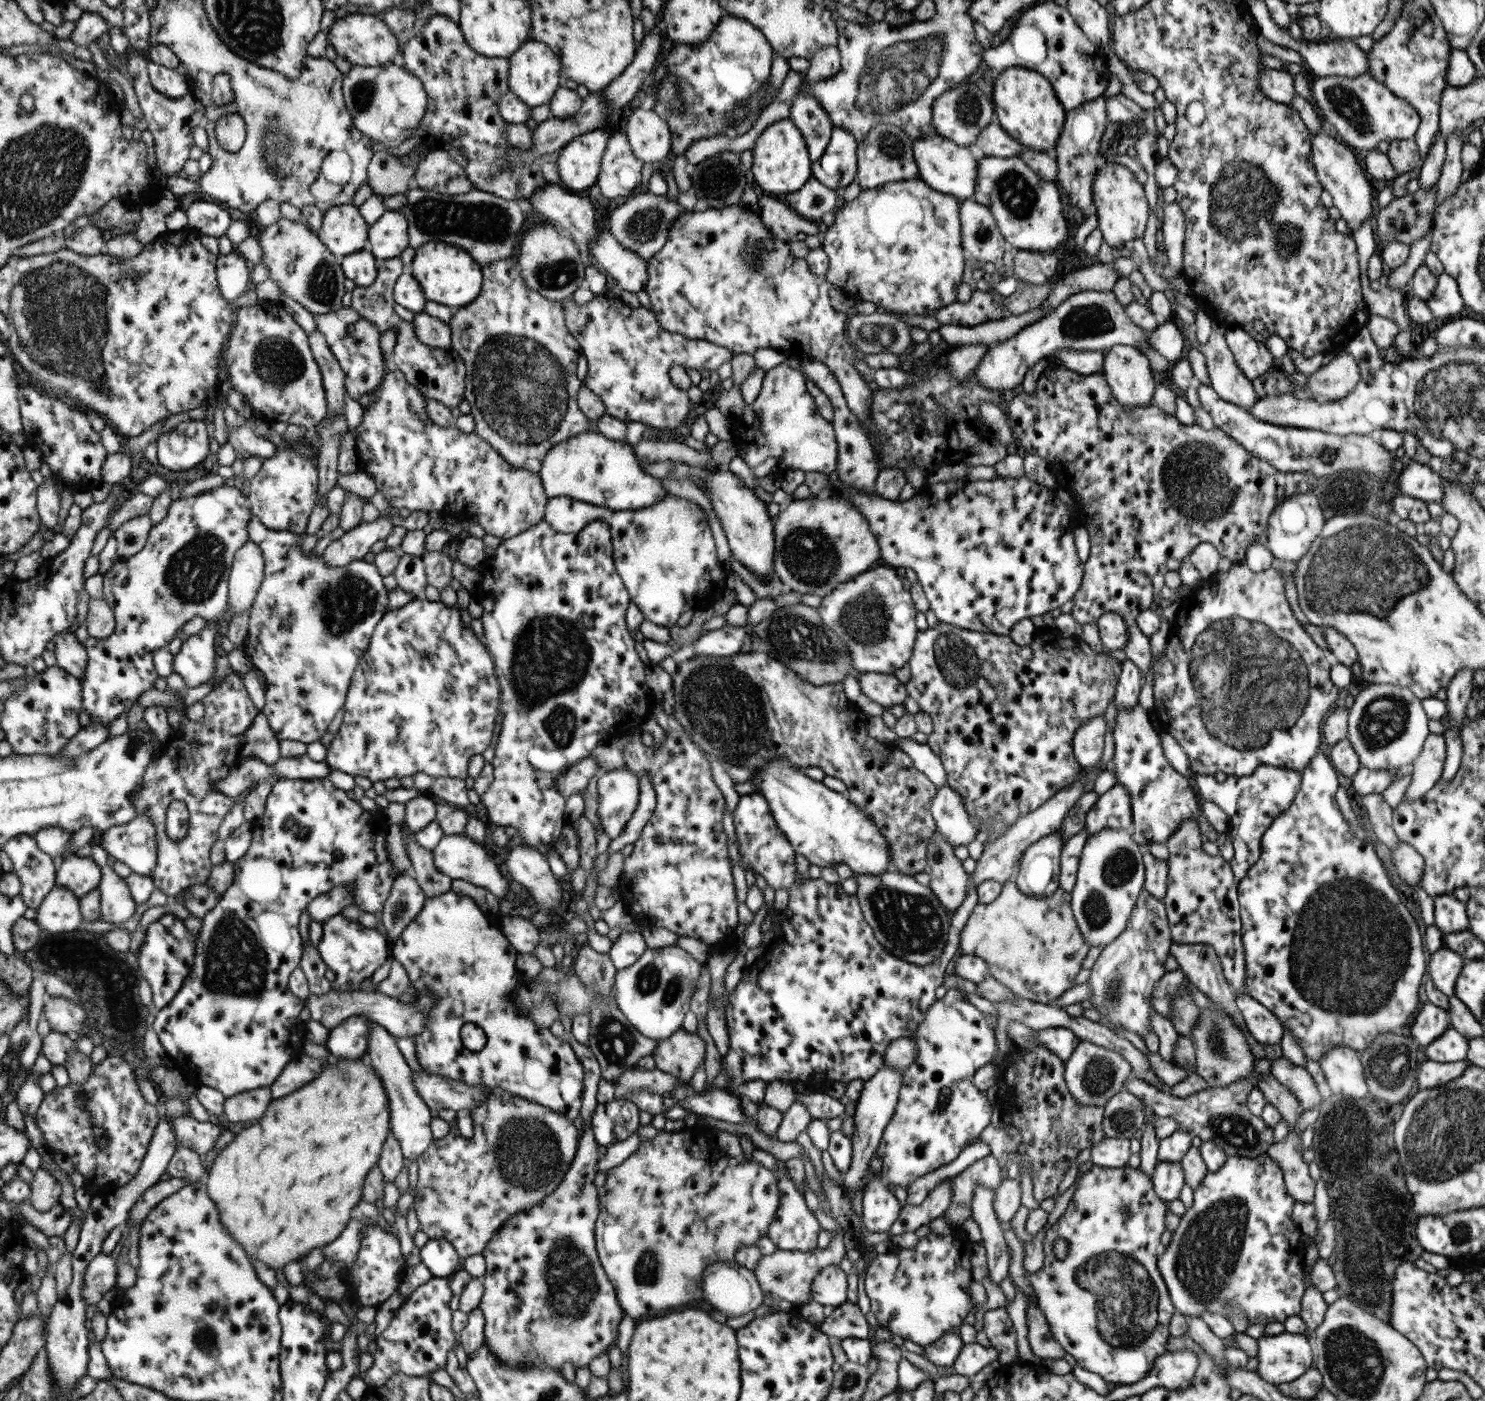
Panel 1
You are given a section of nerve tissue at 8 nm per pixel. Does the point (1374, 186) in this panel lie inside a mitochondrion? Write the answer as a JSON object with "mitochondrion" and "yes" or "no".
{"mitochondrion":"no"}

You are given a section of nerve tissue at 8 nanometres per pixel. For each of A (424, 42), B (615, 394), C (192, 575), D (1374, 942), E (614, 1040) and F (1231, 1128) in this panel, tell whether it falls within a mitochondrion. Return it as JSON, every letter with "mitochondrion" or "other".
{"A":"other","B":"other","C":"mitochondrion","D":"mitochondrion","E":"mitochondrion","F":"mitochondrion"}

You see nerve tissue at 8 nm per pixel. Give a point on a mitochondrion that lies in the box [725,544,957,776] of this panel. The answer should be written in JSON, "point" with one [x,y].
{"point":[796,638]}

